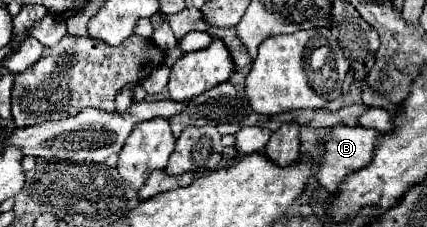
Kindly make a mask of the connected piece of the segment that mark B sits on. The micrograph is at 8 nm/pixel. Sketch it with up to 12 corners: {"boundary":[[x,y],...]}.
{"boundary":[[335,126],[325,140],[319,184],[337,194],[371,164],[373,128]]}

